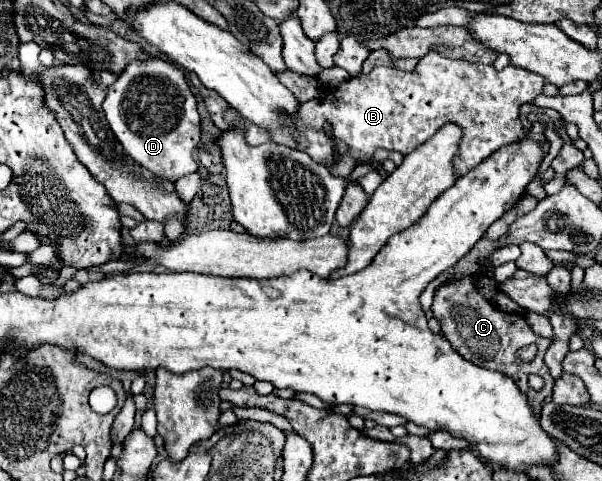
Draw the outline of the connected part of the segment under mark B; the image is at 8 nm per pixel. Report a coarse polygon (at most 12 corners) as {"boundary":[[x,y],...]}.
{"boundary":[[450,60],[374,66],[302,102],[294,130],[348,146],[350,178],[378,148],[408,154],[446,122],[456,170],[526,134],[536,72]]}

